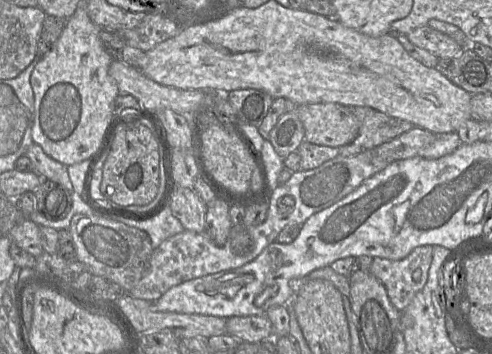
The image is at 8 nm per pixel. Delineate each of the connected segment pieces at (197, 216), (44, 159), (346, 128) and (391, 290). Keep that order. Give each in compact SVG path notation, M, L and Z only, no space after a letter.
M176 185L169 206L174 217L181 222L184 229L193 232L205 231L207 205L193 188Z
M33 144L27 149L25 155L30 159L33 171L65 187L70 193L74 191L66 165L49 157L38 144Z
M329 102L298 105L295 109L309 143L339 147L358 136L359 123L350 107Z
M416 247L401 260L373 258L369 272L384 286L393 306L402 312L428 278L433 247Z

